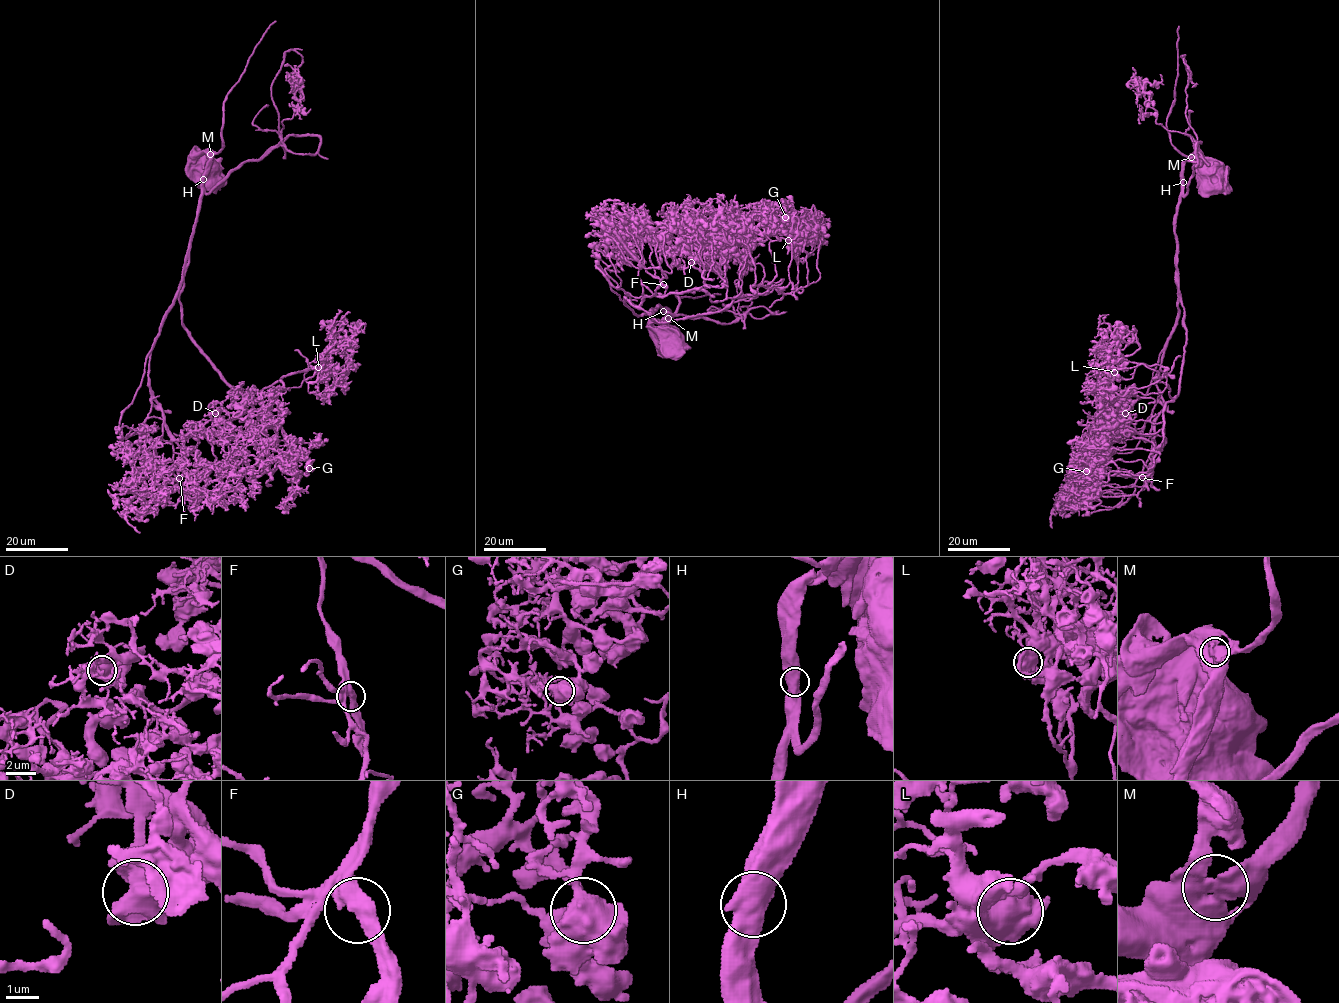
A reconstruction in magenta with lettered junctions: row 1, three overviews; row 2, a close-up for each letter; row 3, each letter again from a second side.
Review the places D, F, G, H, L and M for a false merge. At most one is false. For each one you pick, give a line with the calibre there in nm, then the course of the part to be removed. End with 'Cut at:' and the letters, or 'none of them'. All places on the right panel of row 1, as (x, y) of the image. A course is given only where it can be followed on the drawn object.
Cut at: none of them

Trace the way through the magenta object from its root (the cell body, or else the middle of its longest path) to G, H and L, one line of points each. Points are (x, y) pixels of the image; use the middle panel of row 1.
G: (665, 336), (658, 306), (650, 317), (666, 323), (786, 287), (776, 208), (785, 217)
H: (665, 336), (667, 334), (652, 324), (661, 320), (668, 309), (663, 311)
L: (665, 336), (658, 306), (650, 317), (666, 323), (765, 281), (790, 293), (788, 240)

